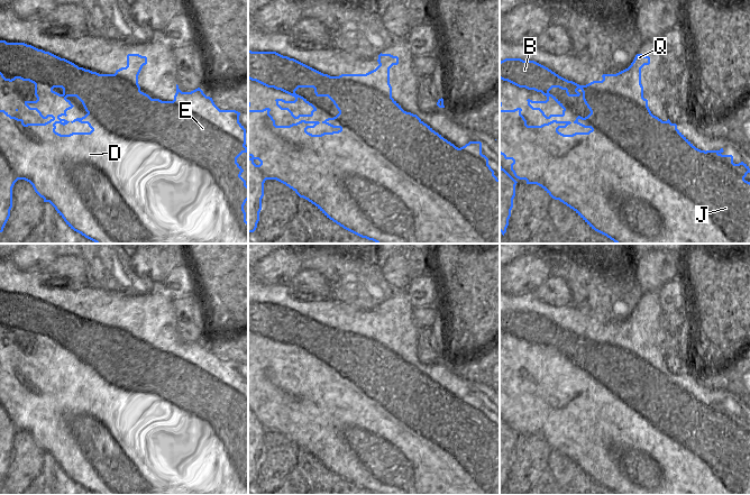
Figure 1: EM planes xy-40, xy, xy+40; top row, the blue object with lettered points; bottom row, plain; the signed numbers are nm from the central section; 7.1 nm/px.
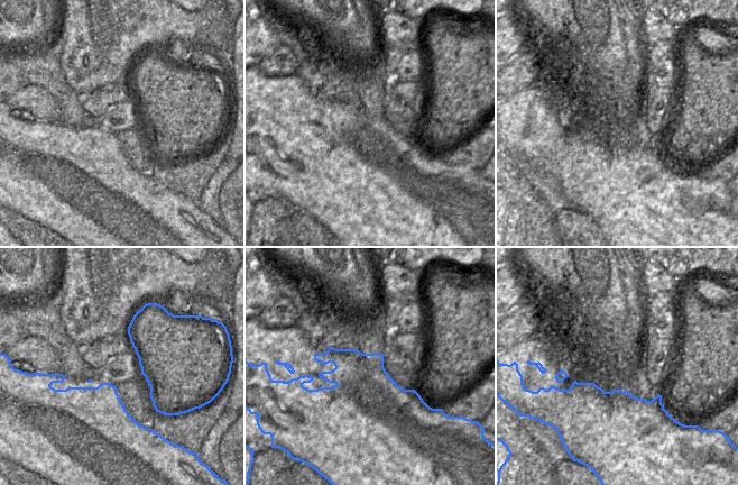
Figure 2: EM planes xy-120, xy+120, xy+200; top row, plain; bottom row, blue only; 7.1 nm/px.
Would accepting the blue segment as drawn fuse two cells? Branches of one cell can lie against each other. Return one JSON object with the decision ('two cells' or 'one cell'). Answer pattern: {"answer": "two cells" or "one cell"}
{"answer": "two cells"}

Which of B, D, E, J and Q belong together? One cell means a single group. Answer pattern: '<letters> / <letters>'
B D J Q / E

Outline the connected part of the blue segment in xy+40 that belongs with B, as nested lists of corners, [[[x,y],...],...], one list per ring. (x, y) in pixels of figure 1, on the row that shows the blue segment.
[[[637,54],[628,68],[616,74],[603,74],[602,81],[579,85],[534,61],[501,61],[501,80],[547,97],[546,101],[527,100],[528,106],[539,110],[546,119],[564,117],[566,111],[562,103],[549,93],[552,88],[565,90],[568,97],[579,97],[577,90],[580,89],[591,113],[585,118],[578,116],[574,123],[591,130],[564,135],[558,129],[566,128],[570,121],[552,120],[541,126],[528,126],[521,108],[500,109],[500,154],[513,161],[511,171],[516,178],[541,186],[552,199],[573,209],[592,229],[615,244],[750,244],[750,182],[744,180],[750,173],[749,166],[743,162],[734,164],[732,155],[722,154],[723,148],[683,157],[657,140],[659,131],[641,84],[641,68],[649,64],[649,56]]]

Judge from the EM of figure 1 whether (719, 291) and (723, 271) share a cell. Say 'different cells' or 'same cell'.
different cells

